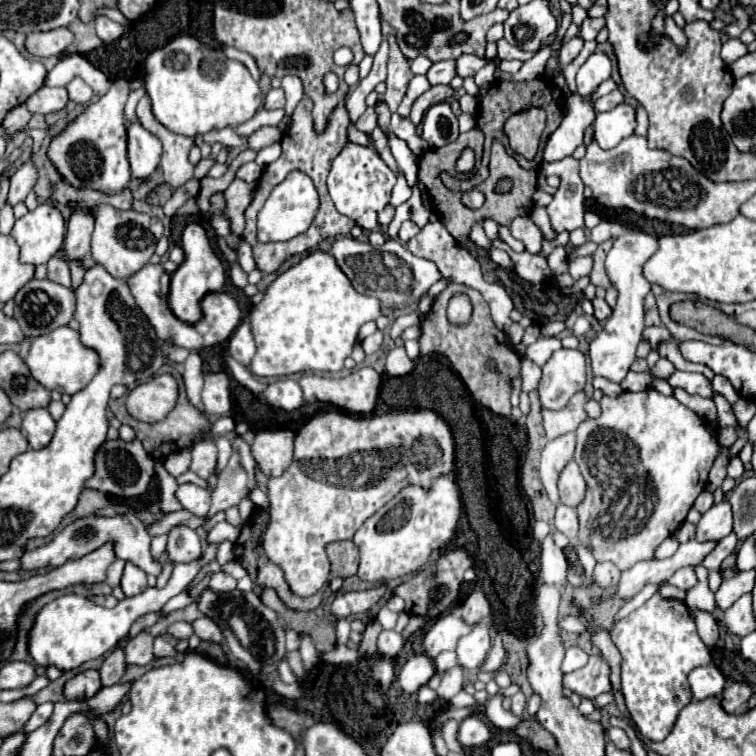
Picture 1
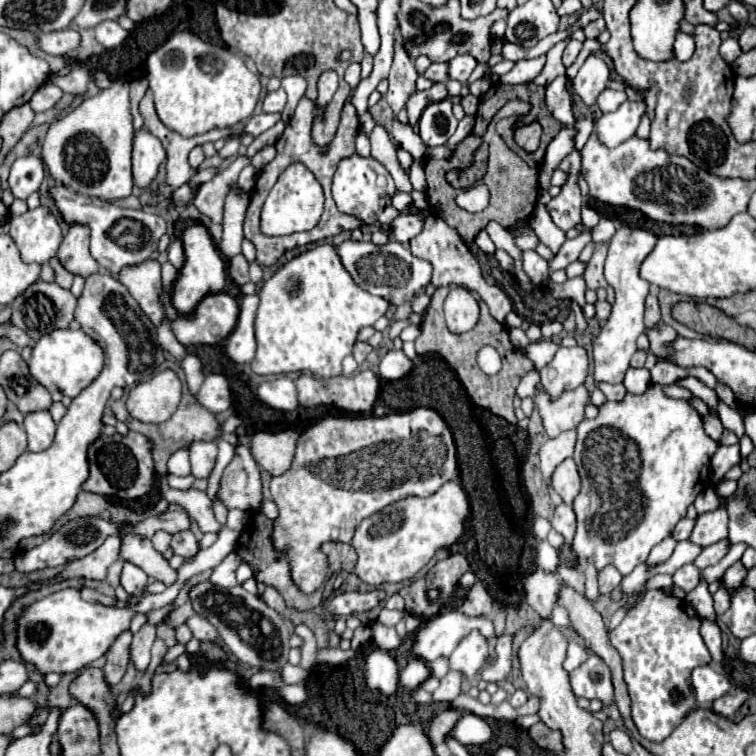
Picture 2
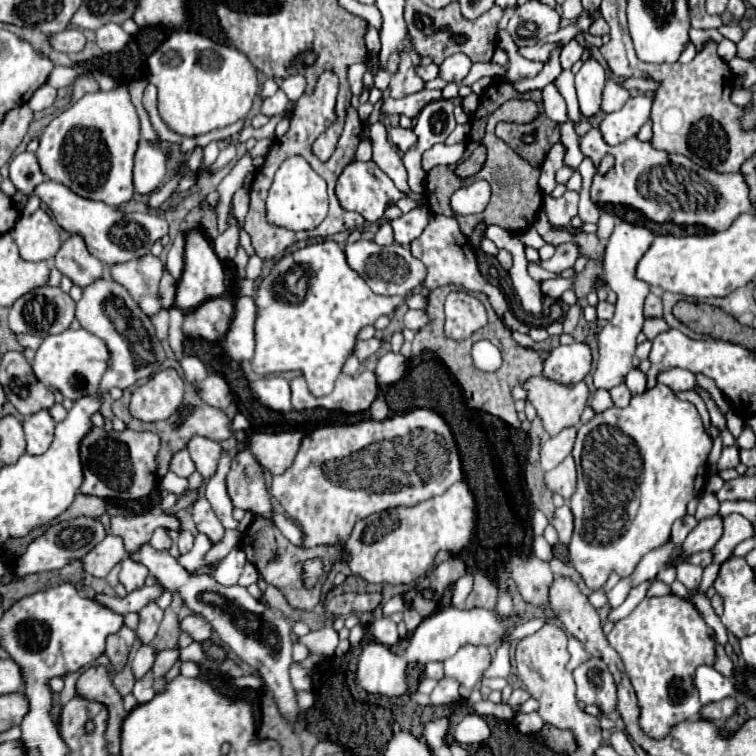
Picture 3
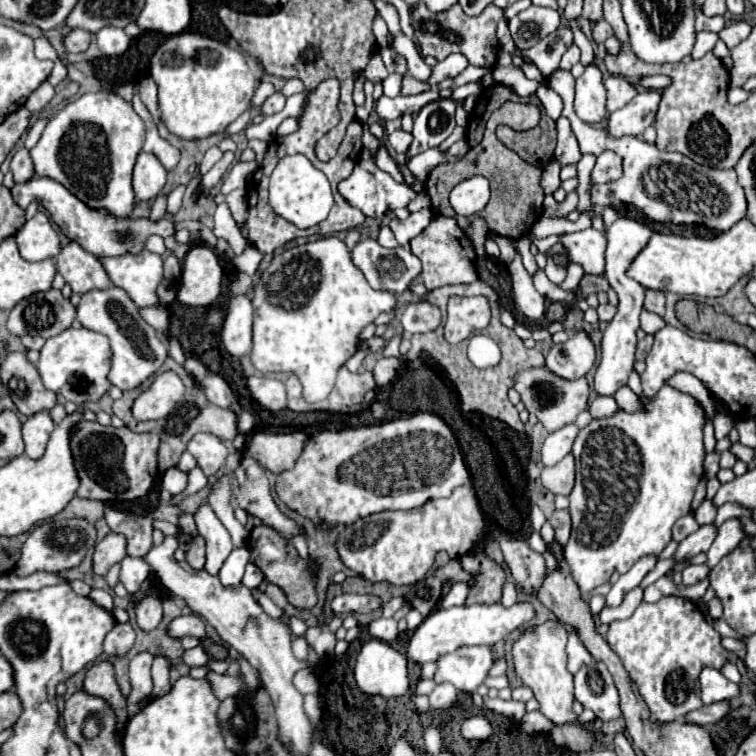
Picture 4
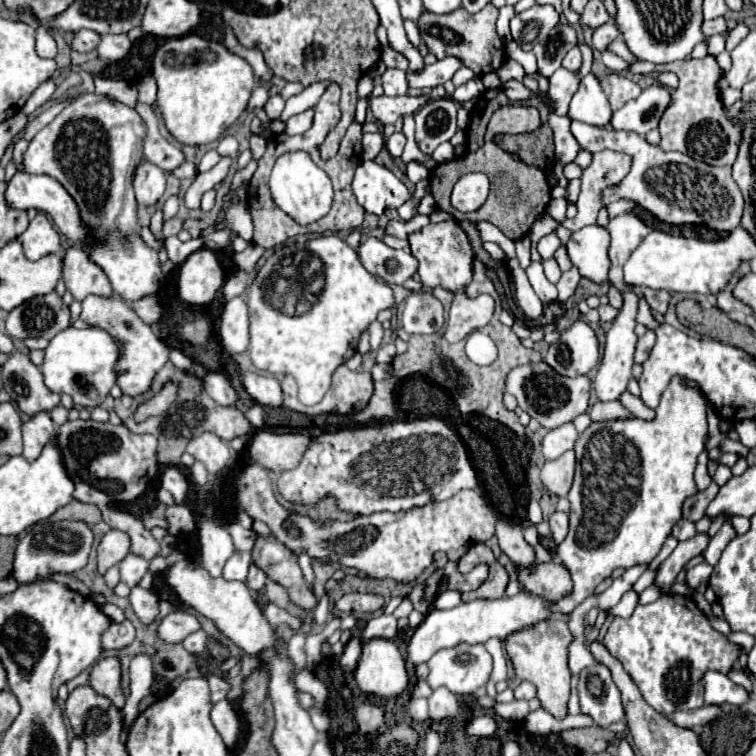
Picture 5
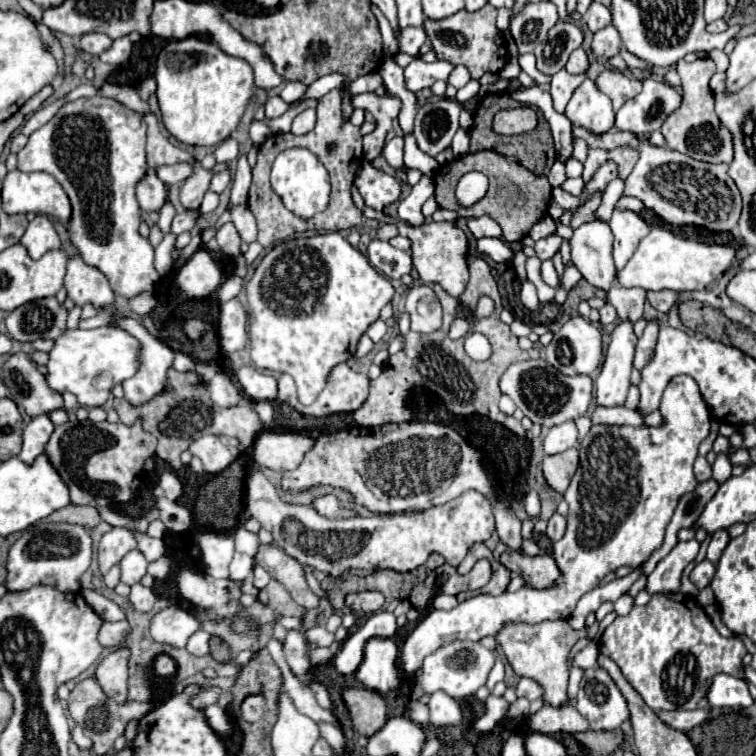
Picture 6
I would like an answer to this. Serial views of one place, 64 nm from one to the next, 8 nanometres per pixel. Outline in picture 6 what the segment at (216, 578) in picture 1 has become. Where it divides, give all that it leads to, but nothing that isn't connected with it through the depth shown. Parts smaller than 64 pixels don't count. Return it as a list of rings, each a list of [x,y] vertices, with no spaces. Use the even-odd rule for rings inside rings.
[[[234,554],[232,566],[230,566],[230,578],[232,580],[246,580],[252,572],[252,558],[246,554]]]

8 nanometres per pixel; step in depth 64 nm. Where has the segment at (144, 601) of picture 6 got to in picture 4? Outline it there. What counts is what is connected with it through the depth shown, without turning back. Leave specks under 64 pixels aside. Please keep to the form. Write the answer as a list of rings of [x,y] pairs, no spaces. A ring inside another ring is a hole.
[[[146,598],[140,606],[136,606],[136,624],[144,632],[156,630],[162,620],[162,604],[160,598]]]

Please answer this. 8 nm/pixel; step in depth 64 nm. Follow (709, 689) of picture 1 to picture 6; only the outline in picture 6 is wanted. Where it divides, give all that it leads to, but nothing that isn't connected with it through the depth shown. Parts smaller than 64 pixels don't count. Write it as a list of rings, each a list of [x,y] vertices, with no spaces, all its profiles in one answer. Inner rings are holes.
[[[716,674],[712,678],[710,690],[708,690],[708,704],[714,706],[732,706],[732,708],[746,708],[754,700],[748,692],[748,686],[742,678],[730,676],[730,674]]]

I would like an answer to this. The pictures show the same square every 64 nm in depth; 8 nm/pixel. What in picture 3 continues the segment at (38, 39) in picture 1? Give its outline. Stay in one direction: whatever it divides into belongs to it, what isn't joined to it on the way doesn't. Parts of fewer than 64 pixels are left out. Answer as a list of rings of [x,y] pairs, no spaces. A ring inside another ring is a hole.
[[[68,28],[64,32],[58,32],[58,34],[52,34],[50,36],[50,46],[56,50],[56,52],[80,52],[86,44],[86,38],[84,34],[76,28]]]

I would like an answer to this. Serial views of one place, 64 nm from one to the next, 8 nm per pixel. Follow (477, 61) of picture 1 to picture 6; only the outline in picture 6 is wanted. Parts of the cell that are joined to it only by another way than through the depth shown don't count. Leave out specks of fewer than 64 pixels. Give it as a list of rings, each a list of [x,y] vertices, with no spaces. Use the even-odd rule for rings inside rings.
[[[416,60],[416,62],[410,62],[404,70],[404,78],[406,78],[406,88],[410,92],[418,92],[422,88],[430,88],[436,80],[448,80],[448,76],[452,74],[454,66],[450,62],[432,62],[432,64],[426,64],[422,60]]]

